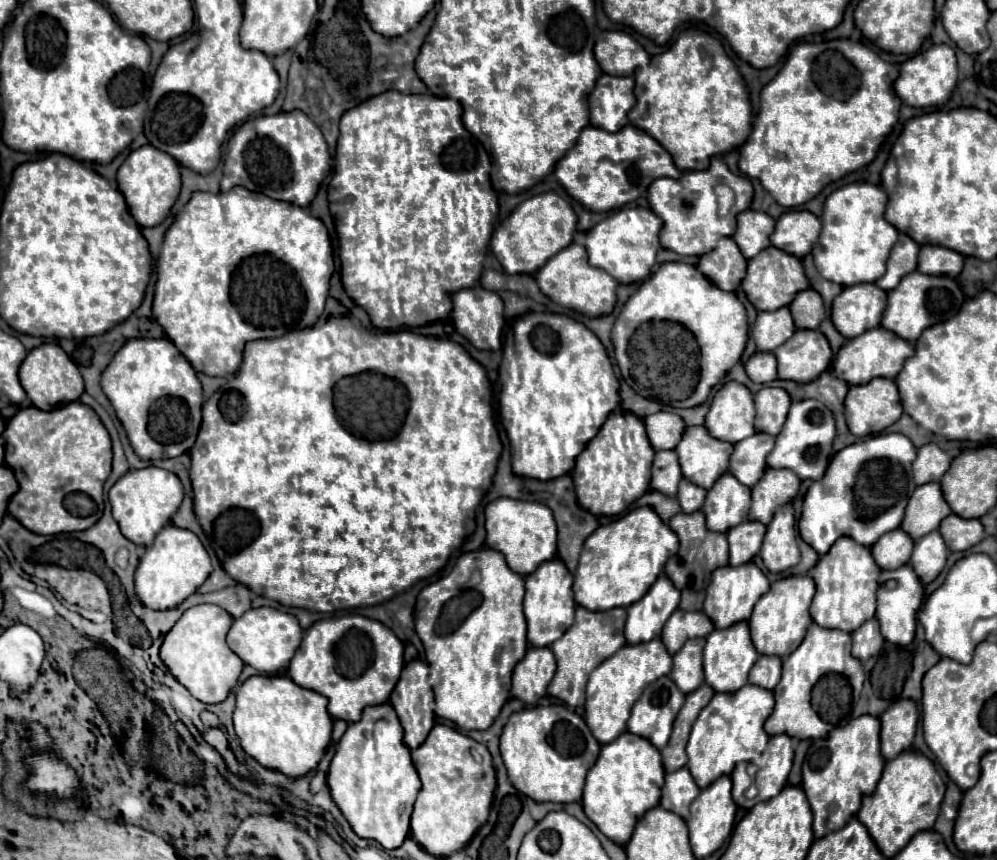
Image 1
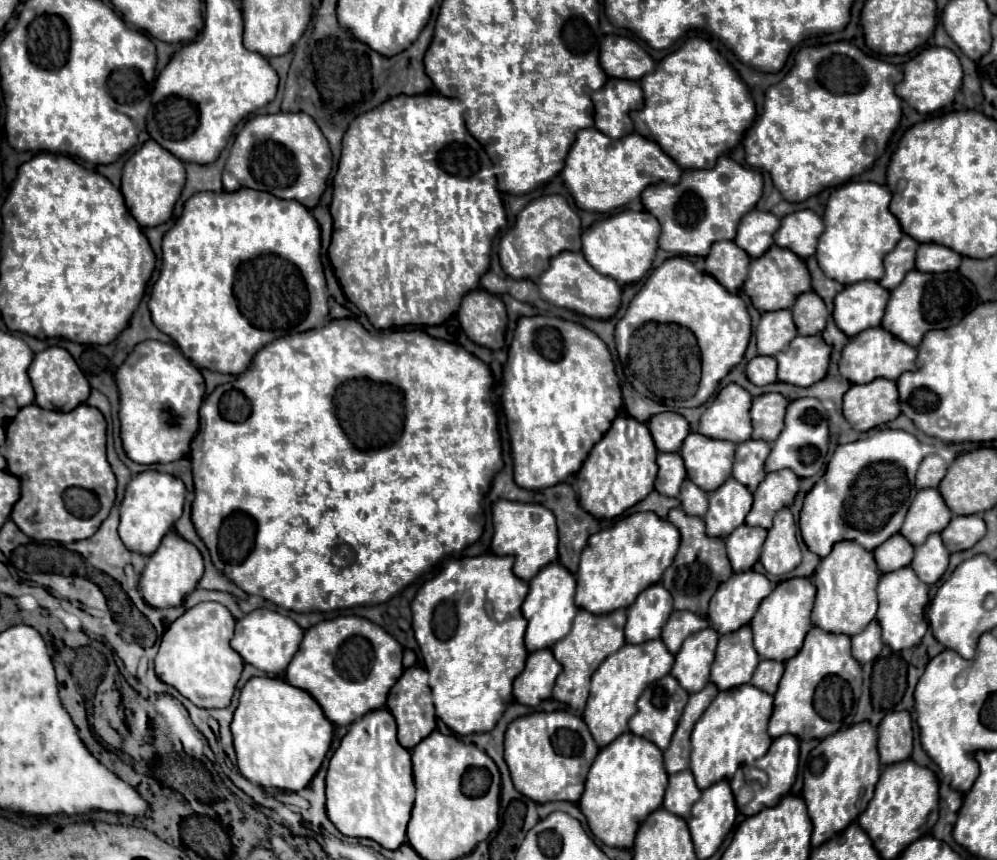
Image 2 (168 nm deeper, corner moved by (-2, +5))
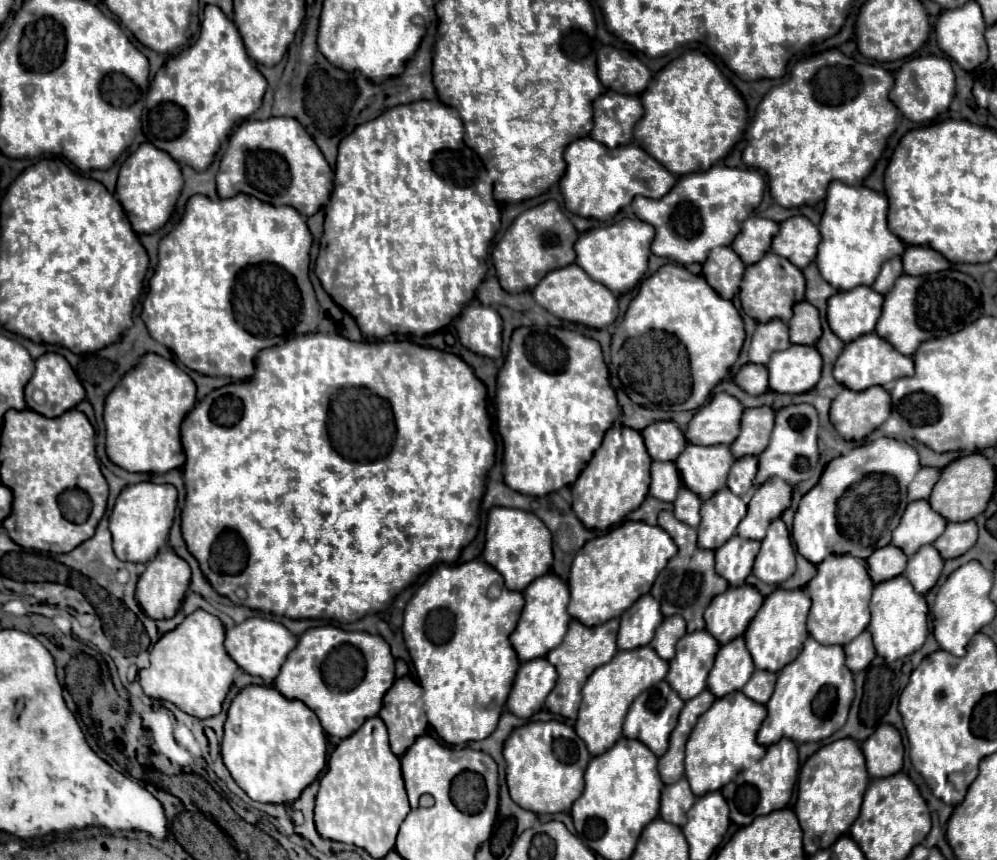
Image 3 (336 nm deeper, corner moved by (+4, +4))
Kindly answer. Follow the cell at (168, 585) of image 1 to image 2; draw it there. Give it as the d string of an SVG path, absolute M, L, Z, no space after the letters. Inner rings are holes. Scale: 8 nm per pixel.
M171 531L161 541L161 547L149 557L149 563L147 563L145 571L141 573L139 589L141 589L143 599L155 609L179 607L183 603L183 599L197 587L201 577L203 577L201 553L195 549L195 545L191 545L181 535Z

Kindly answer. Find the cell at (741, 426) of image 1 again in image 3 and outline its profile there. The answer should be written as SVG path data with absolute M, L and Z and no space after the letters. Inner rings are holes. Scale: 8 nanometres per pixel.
M717 392L705 406L701 406L689 422L685 436L691 444L727 444L739 436L743 404L727 394Z

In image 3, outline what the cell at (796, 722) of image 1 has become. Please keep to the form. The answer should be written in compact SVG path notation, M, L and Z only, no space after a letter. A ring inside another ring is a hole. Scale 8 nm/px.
M809 636L803 644L801 654L777 674L775 692L773 692L771 700L767 702L767 718L763 720L761 730L757 734L759 744L771 746L781 738L789 738L793 742L819 742L823 738L829 738L847 720L849 706L855 696L853 688L855 688L853 674L845 666L843 646L839 646L839 644L823 646L815 638ZM821 688L823 688L823 698L825 698L825 718L823 720L817 718L811 708L811 702Z

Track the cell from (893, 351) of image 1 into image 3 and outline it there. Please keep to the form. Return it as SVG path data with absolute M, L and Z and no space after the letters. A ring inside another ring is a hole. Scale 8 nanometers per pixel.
M869 332L867 336L859 336L859 340L853 340L851 344L845 344L841 356L835 362L833 368L833 376L839 384L843 384L849 390L865 390L869 386L889 386L893 380L901 378L901 376L911 376L913 370L913 358L911 356L903 356L901 352L897 352L891 344L887 344L883 338L875 336L875 332Z

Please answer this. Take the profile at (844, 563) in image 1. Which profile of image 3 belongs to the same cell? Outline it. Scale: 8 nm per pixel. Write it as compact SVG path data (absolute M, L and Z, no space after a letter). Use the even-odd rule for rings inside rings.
M827 556L827 560L817 566L817 574L805 590L813 602L807 618L807 630L817 642L845 646L867 628L873 580L867 574L865 560L855 556Z

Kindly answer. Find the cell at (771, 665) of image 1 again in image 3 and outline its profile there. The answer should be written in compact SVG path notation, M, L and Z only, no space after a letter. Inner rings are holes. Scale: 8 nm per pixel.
M755 670L751 680L743 686L743 694L759 704L767 704L767 700L771 698L773 694L773 688L775 688L775 680L777 680L777 674L773 672L767 672L767 670Z

